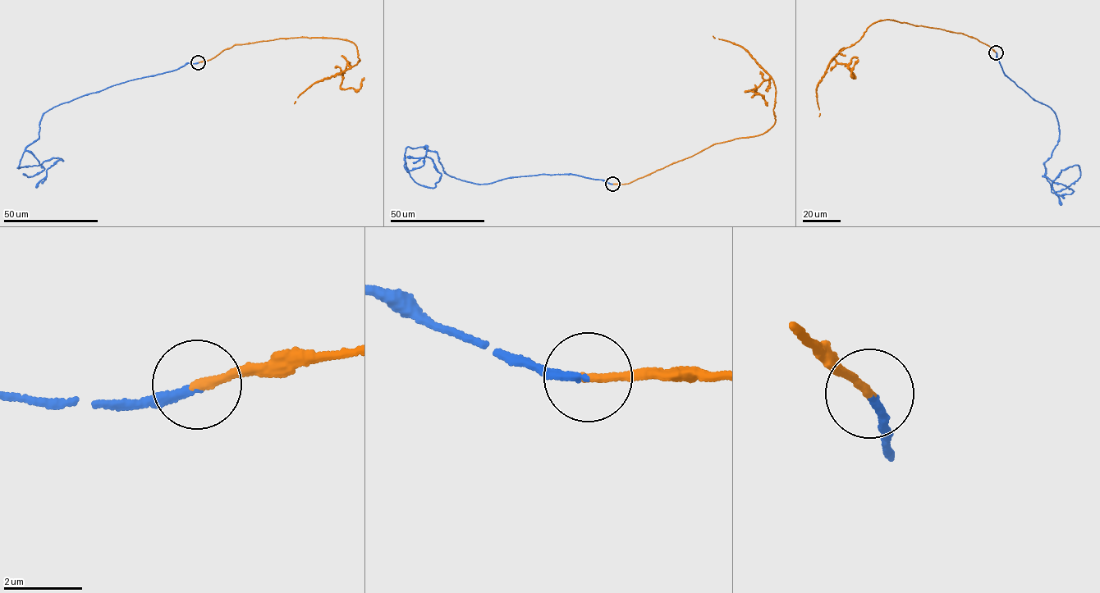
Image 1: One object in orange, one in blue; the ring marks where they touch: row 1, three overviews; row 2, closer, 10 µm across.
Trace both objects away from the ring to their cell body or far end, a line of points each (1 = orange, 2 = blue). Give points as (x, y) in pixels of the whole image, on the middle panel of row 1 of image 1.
1: (612, 184), (628, 183), (713, 144), (758, 135), (772, 126), (773, 80), (744, 48), (712, 36)
2: (612, 184), (557, 174), (478, 184), (408, 147), (410, 177), (431, 188), (433, 161), (407, 157)

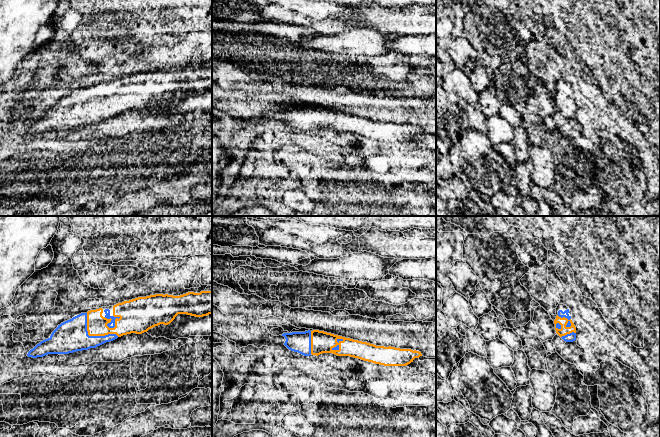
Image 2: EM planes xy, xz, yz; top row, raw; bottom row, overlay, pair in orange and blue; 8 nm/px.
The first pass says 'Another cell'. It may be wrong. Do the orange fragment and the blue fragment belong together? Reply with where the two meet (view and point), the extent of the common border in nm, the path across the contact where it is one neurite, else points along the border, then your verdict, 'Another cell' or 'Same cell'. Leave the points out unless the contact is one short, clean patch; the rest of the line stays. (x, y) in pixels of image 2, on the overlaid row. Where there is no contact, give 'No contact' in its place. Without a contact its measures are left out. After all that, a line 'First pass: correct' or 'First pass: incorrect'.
Touches orange at xy (93, 335). Shared border 320 nm. Path across: xy (96, 324), (93, 327), (93, 335), (70, 336). Same cell
First pass: incorrect

